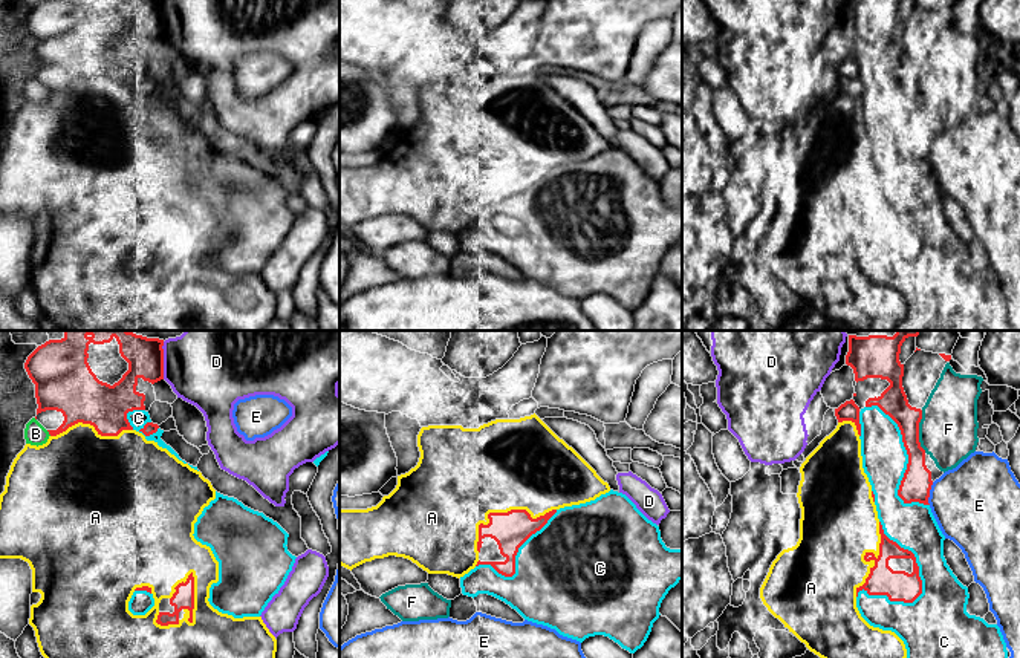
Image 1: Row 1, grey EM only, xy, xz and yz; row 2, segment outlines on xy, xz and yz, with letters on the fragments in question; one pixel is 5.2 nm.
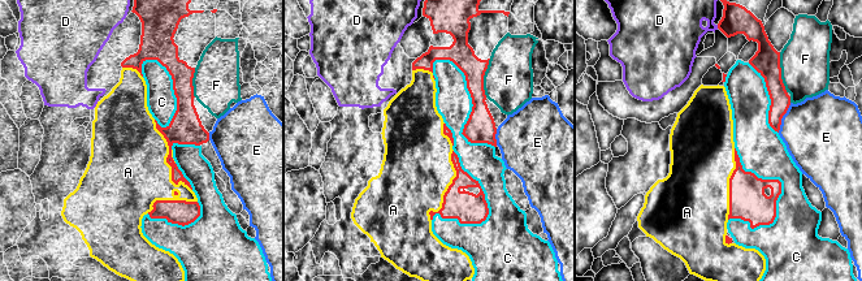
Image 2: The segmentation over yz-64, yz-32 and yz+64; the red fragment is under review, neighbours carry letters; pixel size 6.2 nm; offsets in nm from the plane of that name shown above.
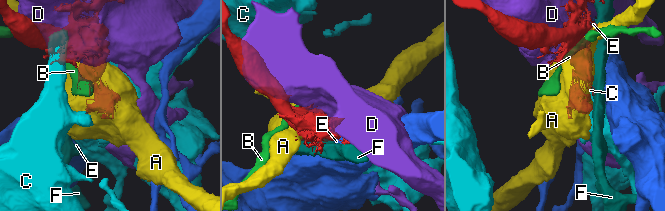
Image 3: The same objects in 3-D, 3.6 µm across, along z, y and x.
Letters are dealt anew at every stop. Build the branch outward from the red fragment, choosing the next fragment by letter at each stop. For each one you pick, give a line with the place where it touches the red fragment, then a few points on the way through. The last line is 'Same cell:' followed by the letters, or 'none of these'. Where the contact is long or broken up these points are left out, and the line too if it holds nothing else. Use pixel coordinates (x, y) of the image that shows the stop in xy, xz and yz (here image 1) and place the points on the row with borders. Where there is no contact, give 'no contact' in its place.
Same cell: none of these

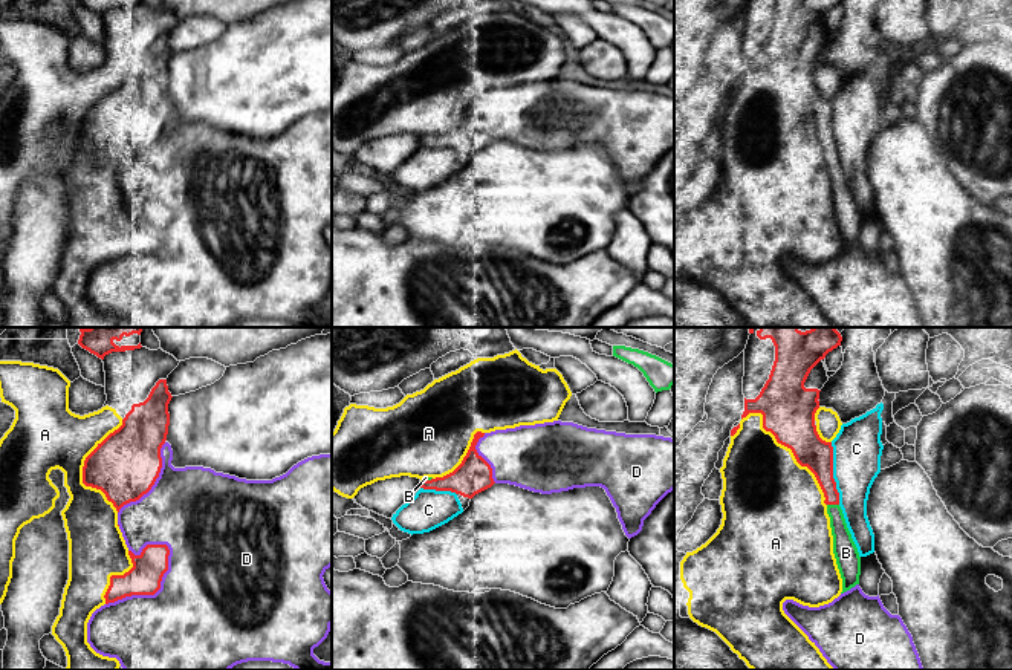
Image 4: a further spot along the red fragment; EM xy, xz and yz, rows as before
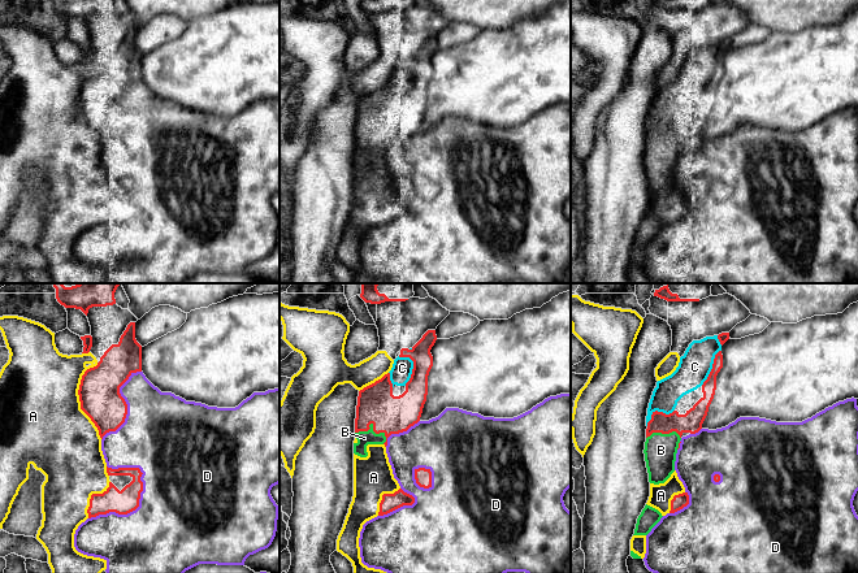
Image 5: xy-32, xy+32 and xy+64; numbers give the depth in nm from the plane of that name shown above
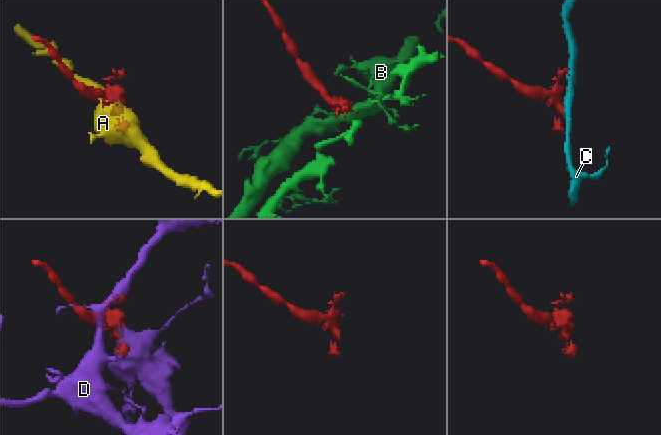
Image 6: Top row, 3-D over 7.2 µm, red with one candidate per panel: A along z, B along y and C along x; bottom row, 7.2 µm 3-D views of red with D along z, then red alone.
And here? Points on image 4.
Same cell: none of these

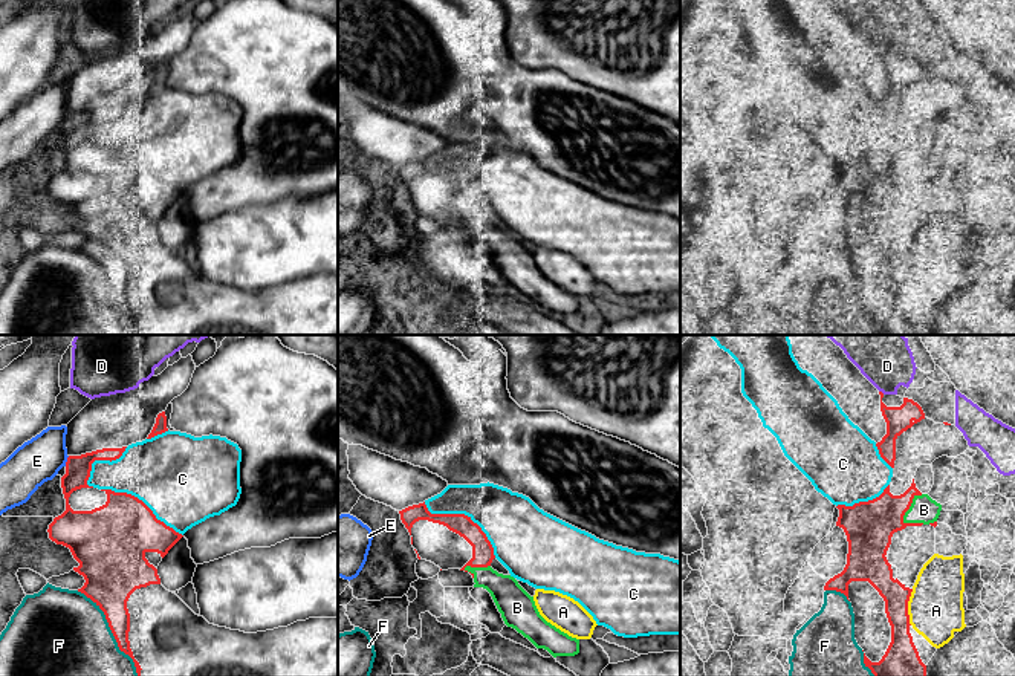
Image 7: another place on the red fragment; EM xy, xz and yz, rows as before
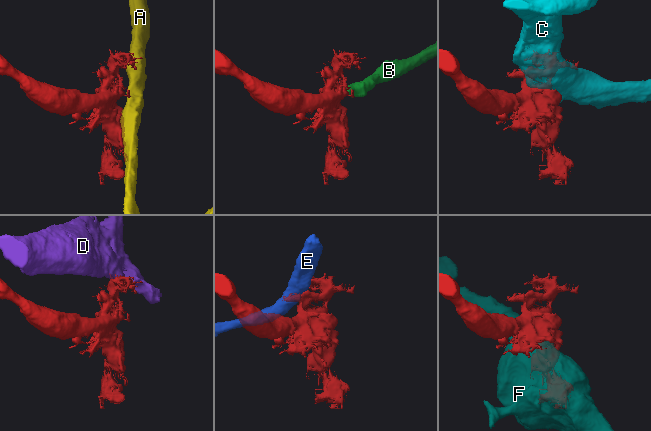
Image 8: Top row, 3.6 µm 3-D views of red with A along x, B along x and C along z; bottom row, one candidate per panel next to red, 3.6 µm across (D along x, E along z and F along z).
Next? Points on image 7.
B: yz (910, 505)
Same cell: B

